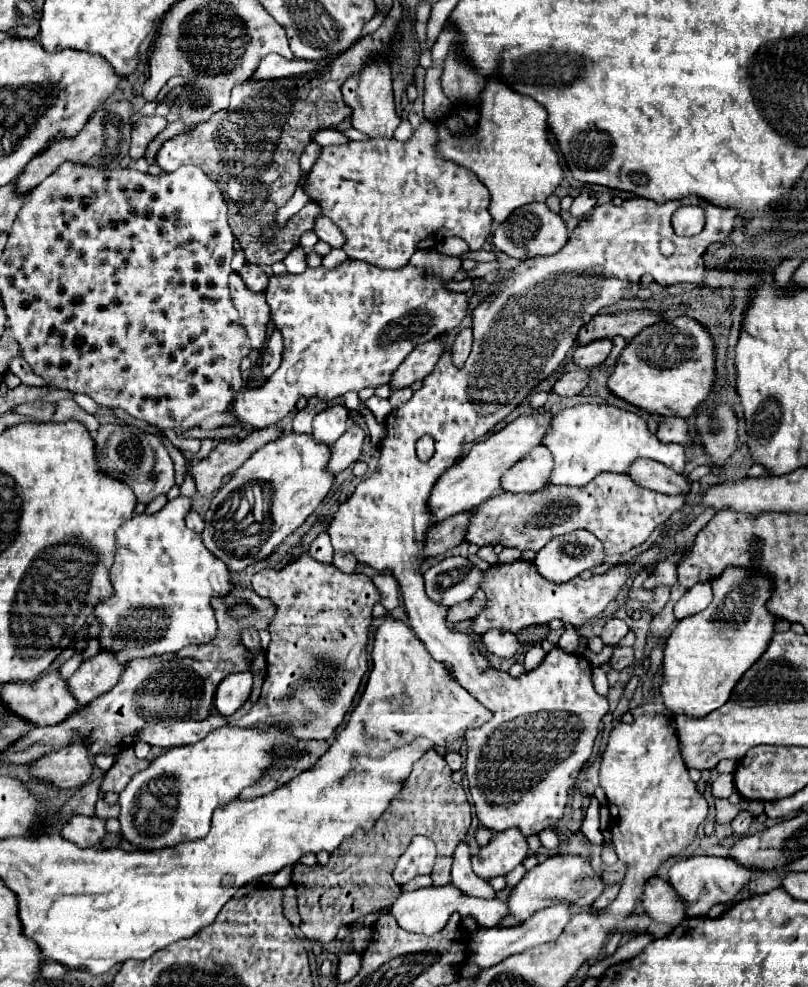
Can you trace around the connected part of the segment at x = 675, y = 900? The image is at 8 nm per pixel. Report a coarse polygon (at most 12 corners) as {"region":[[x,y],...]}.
{"region":[[651,878],[643,908],[651,920],[677,926],[687,916],[673,884]]}

